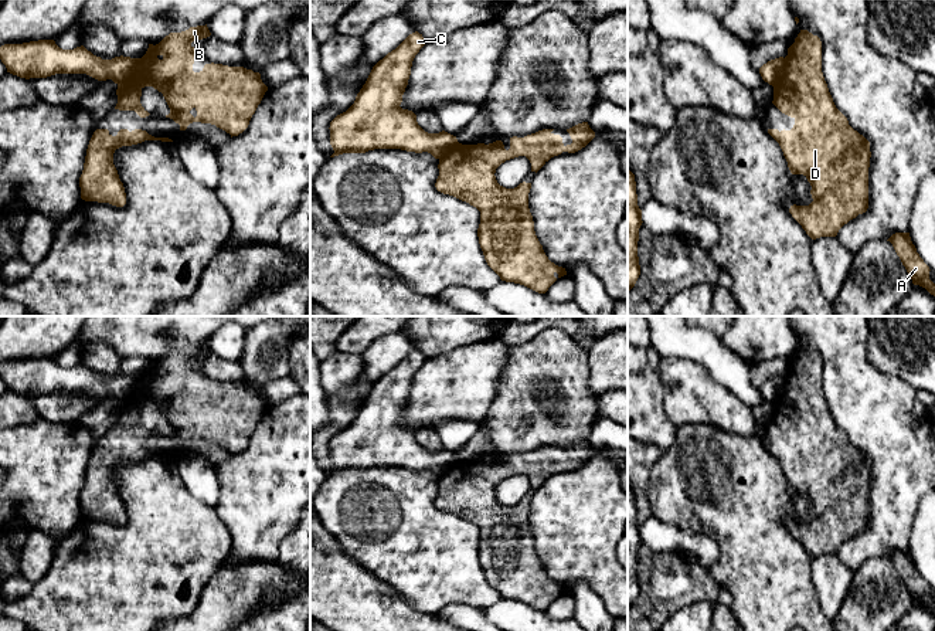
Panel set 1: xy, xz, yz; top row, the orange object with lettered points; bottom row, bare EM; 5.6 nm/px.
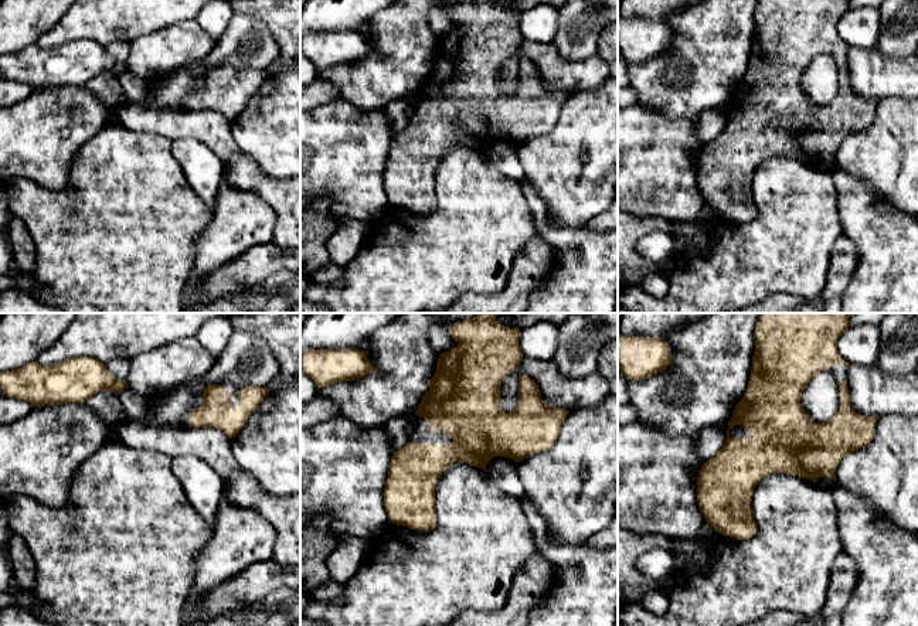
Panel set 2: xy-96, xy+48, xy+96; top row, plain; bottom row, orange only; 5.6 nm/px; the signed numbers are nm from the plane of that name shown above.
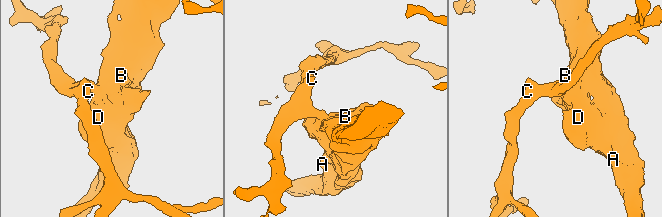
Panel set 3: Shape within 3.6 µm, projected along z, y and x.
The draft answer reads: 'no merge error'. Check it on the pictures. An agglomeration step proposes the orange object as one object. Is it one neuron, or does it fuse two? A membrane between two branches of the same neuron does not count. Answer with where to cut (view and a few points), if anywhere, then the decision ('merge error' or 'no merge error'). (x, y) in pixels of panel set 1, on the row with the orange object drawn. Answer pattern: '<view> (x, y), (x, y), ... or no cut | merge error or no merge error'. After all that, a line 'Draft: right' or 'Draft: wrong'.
xy (135, 58), (135, 67), (118, 84) | merge error
Draft: wrong

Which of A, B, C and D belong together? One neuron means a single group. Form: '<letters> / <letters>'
A B D / C

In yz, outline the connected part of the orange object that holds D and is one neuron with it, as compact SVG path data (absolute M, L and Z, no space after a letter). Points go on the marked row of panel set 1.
M800 30L795 43L788 48L783 74L774 86L772 104L785 115L795 119L790 130L768 129L768 133L779 143L792 174L803 174L812 186L813 201L809 206L790 206L789 213L812 238L836 237L839 230L850 220L868 208L868 167L870 142L854 130L847 118L836 108L822 72L822 41L808 30Z

